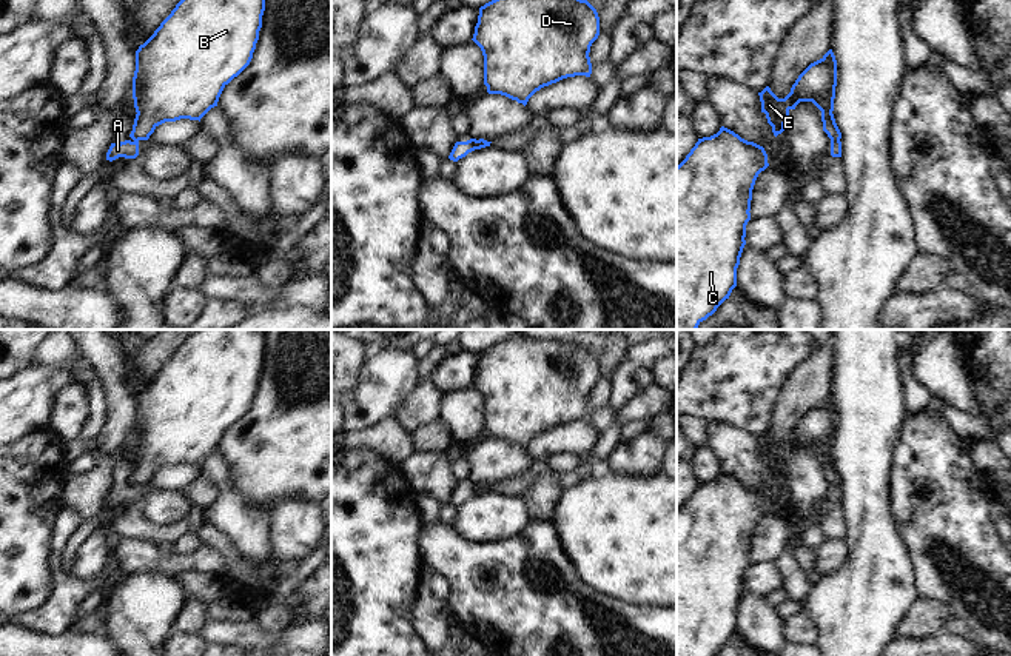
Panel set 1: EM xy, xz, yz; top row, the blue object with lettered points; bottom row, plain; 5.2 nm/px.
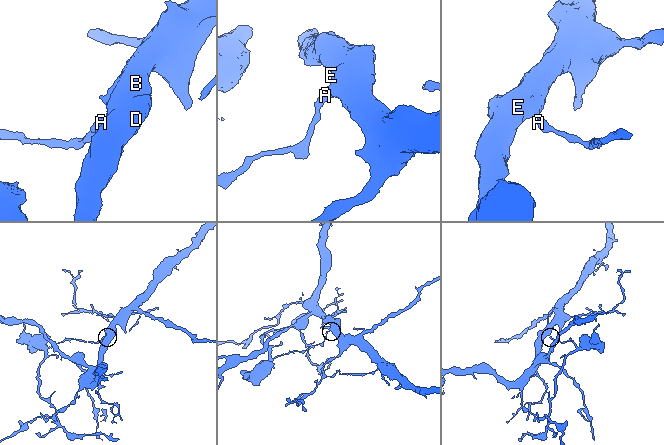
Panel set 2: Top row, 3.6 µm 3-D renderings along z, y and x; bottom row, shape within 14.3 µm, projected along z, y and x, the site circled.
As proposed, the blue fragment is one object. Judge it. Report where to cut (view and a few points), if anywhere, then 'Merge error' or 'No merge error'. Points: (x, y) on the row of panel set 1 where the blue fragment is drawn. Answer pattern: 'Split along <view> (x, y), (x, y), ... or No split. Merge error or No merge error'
Split along yz (831, 139), (839, 140). Merge error.

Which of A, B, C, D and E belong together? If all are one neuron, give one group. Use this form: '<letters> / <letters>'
A / B C D E

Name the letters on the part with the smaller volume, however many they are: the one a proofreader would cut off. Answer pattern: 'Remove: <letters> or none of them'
Remove: A.

